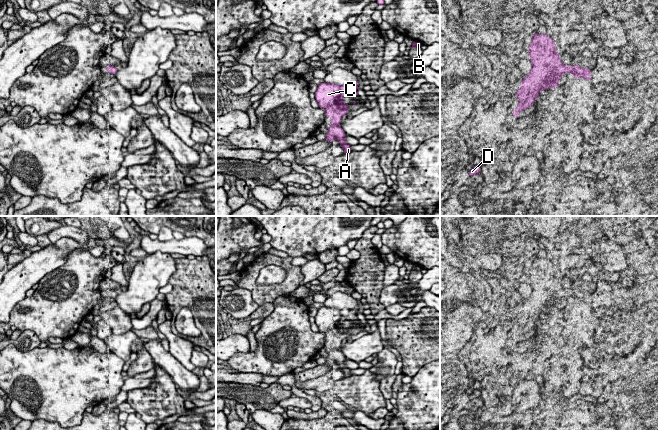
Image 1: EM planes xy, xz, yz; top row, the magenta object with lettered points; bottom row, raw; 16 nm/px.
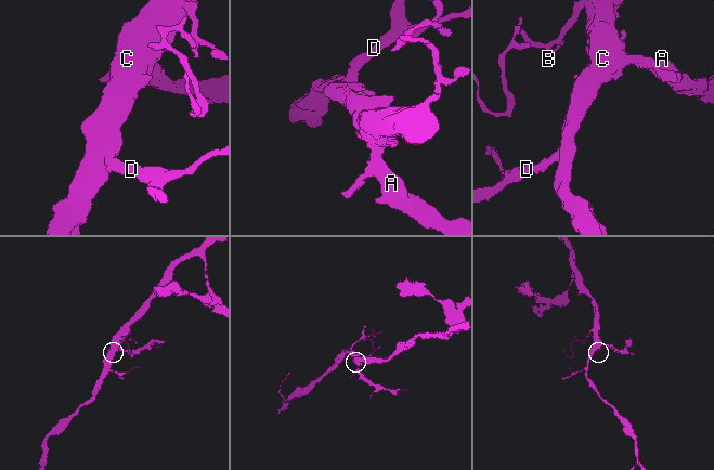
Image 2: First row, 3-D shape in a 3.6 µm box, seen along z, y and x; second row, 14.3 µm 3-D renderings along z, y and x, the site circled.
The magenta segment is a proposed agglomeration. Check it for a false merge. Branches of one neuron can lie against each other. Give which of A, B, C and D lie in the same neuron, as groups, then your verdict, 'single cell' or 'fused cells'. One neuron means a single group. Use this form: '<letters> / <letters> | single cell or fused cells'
A B C D | single cell

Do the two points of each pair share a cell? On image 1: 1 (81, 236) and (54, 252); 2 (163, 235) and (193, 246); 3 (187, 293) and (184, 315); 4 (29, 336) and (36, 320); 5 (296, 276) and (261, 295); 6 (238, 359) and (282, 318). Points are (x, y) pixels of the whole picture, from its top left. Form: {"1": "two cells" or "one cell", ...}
{"1": "two cells", "2": "two cells", "3": "two cells", "4": "two cells", "5": "one cell", "6": "one cell"}

